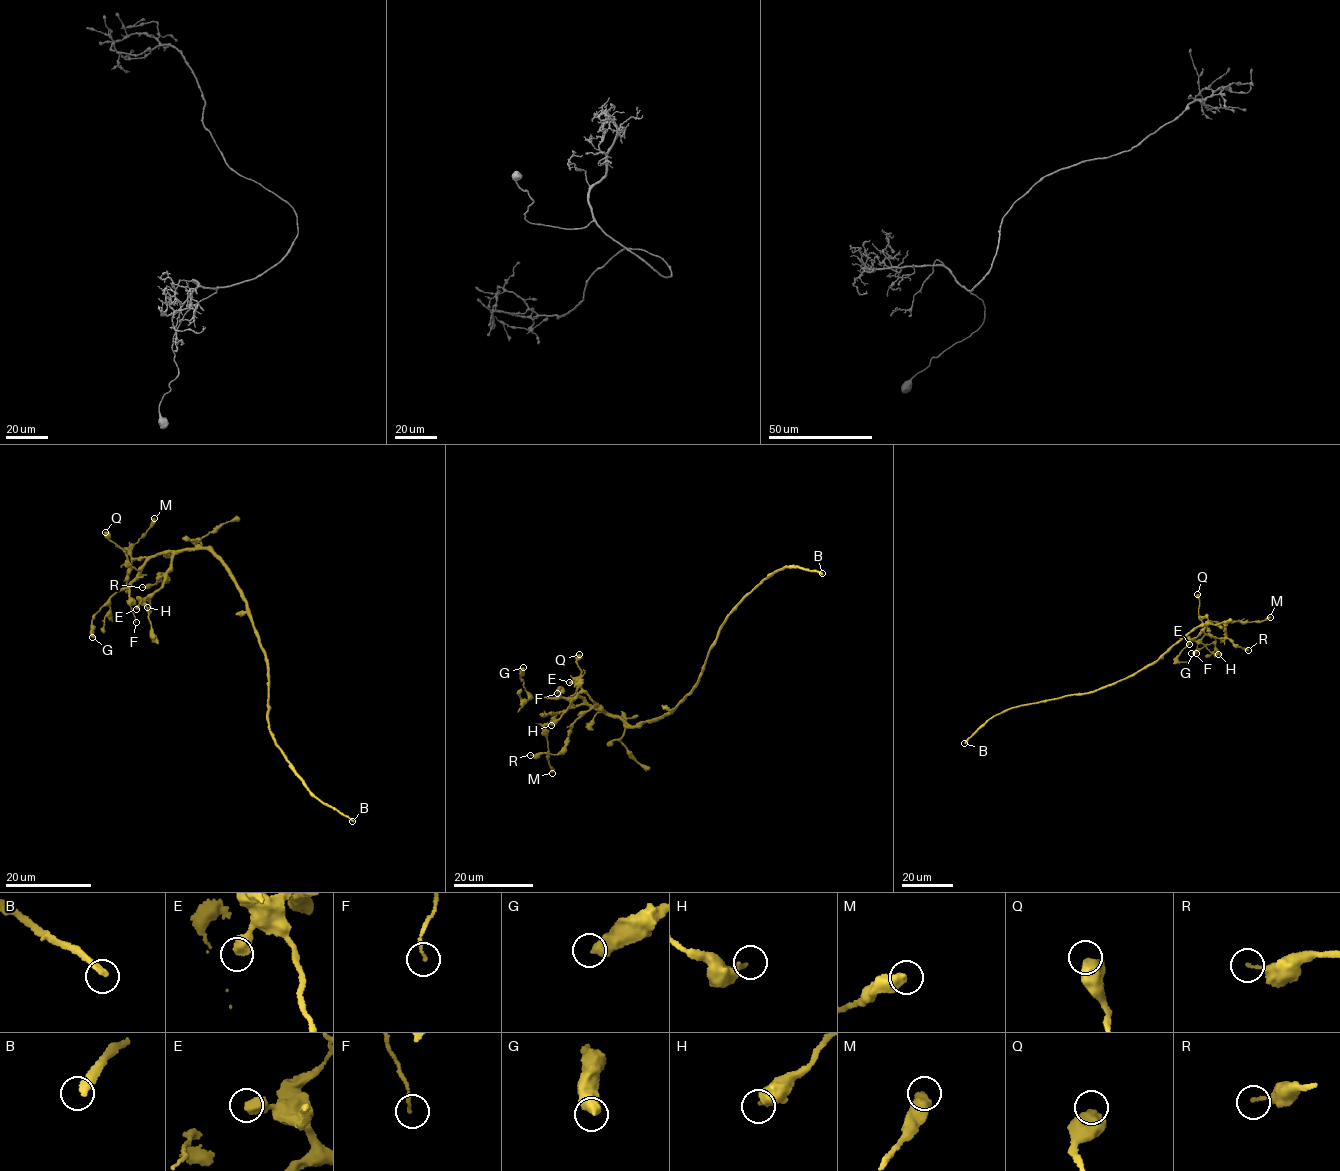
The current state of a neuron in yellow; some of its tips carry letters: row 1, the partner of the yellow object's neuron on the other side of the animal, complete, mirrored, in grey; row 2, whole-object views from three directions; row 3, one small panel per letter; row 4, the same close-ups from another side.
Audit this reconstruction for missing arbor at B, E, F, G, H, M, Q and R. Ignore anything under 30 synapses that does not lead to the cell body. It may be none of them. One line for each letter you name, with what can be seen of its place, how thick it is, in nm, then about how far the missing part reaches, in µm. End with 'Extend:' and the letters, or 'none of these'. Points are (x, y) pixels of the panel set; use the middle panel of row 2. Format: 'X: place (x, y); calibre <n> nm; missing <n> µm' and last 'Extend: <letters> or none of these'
B: place (822, 573); calibre 360 nm; missing 200 µm
Extend: B

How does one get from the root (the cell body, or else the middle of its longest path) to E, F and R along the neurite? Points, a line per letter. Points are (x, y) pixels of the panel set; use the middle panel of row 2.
E: (688, 693), (669, 713), (634, 726), (602, 711), (582, 688), (569, 682)
F: (688, 693), (669, 713), (634, 726), (598, 711), (578, 697), (564, 699), (560, 695), (560, 688), (557, 693)
R: (688, 693), (669, 713), (637, 726), (625, 724), (594, 706), (575, 721), (566, 746), (555, 754), (530, 755)

